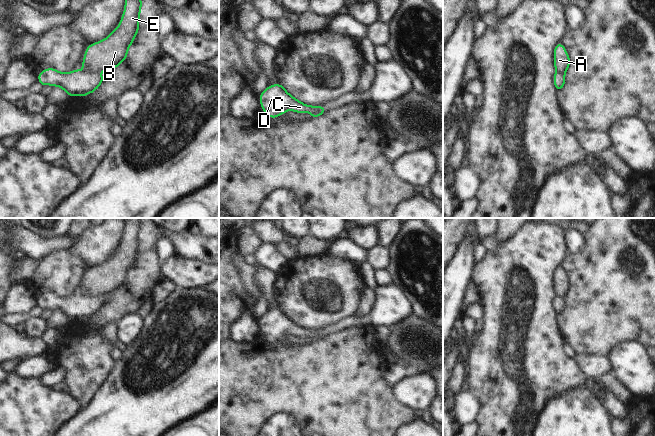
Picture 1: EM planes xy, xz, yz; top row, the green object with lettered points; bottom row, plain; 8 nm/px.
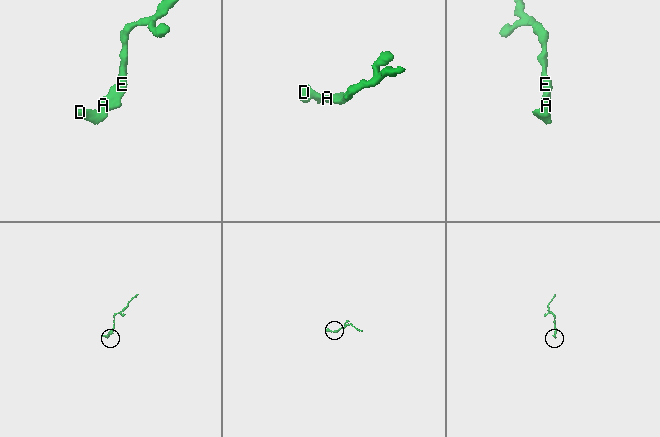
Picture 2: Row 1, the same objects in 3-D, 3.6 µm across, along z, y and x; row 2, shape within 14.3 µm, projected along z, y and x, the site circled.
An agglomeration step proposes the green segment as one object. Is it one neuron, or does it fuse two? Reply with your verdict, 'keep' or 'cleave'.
cleave

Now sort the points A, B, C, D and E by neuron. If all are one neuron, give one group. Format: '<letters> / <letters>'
A B E / C D

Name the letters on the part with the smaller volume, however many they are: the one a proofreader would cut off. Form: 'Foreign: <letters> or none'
Foreign: C, D

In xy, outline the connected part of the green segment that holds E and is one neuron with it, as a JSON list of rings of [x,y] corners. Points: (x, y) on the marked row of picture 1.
[[[125,0],[125,9],[118,27],[105,39],[85,50],[82,62],[87,72],[113,70],[128,54],[128,49],[139,30],[141,0]]]

